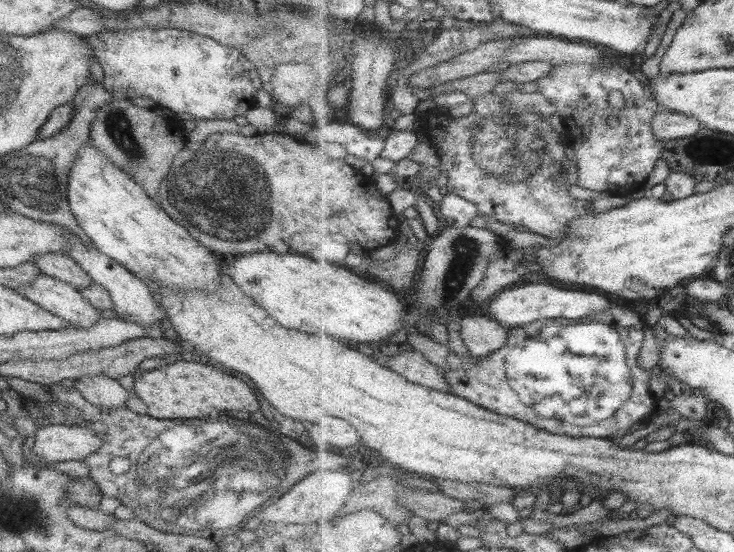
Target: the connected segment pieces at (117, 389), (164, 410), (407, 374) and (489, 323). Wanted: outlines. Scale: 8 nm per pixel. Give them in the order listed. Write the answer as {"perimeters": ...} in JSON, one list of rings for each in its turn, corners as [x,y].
{"perimeters":[[[[105,375],[76,379],[75,388],[88,402],[112,410],[126,406],[126,400],[130,397],[129,391],[120,385],[118,379]]],[[[176,362],[170,364],[166,370],[144,371],[135,376],[134,392],[137,397],[148,404],[148,414],[156,419],[172,420],[172,418],[206,418],[206,416],[214,416],[216,412],[224,412],[224,410],[236,410],[236,412],[258,412],[260,410],[260,402],[256,398],[256,394],[248,388],[248,384],[244,384],[240,378],[234,378],[230,374],[224,374],[220,370],[216,370],[214,366],[206,366],[200,362]]],[[[414,348],[411,352],[399,353],[398,356],[395,354],[391,357],[382,354],[380,357],[388,368],[402,374],[407,380],[413,381],[415,384],[422,384],[446,393],[454,393],[456,388],[450,384],[449,378],[446,378],[440,368],[428,361],[422,352]]],[[[465,315],[461,325],[464,343],[468,344],[476,360],[484,360],[510,344],[508,327],[500,321],[479,315]]]]}

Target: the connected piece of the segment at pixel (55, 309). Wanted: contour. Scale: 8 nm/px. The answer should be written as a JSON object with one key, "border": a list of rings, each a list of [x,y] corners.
{"border":[[[43,274],[19,291],[40,308],[67,320],[70,327],[92,328],[101,320],[99,308],[92,306],[77,288],[53,276]]]}

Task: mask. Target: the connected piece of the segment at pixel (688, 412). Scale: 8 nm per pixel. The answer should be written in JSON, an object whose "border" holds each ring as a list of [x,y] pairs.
{"border":[[[682,390],[680,396],[673,400],[666,398],[659,399],[658,412],[656,415],[667,413],[669,408],[675,409],[682,418],[692,419],[694,421],[706,421],[710,404],[709,398],[702,390]]]}

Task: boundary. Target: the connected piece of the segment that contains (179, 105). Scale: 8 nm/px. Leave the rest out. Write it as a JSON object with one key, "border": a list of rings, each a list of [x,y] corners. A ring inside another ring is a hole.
{"border":[[[144,27],[113,33],[102,31],[87,37],[87,40],[103,68],[103,87],[112,96],[130,99],[148,96],[156,106],[164,106],[178,114],[191,114],[200,120],[233,119],[234,116],[244,116],[246,111],[257,106],[255,94],[262,90],[263,82],[256,66],[241,50],[224,46],[209,36],[181,28]]]}

